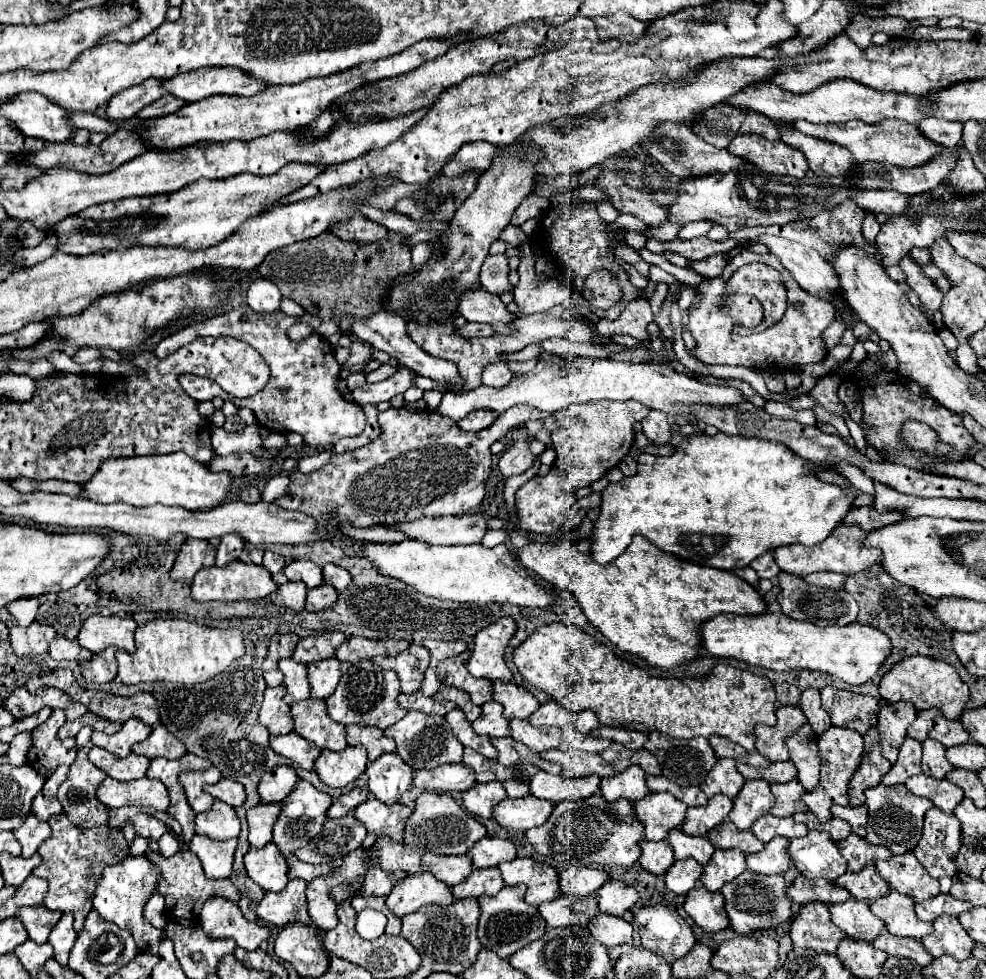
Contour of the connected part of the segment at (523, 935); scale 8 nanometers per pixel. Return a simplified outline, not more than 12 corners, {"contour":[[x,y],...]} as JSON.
{"contour":[[524,887],[480,897],[478,939],[508,959],[544,935]]}

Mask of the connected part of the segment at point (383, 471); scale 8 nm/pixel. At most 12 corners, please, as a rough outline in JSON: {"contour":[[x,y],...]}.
{"contour":[[426,409],[378,413],[382,435],[310,475],[286,511],[352,527],[464,515],[490,445],[546,419],[504,411],[466,433]]}

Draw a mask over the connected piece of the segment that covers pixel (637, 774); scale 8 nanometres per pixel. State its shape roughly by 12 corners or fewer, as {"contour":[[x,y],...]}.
{"contour":[[638,765],[602,779],[600,793],[608,803],[634,803],[650,793]]}

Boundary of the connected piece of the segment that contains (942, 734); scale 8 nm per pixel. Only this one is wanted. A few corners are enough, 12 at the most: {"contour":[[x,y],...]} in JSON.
{"contour":[[936,707],[918,711],[908,737],[944,747],[970,741],[962,723]]}

